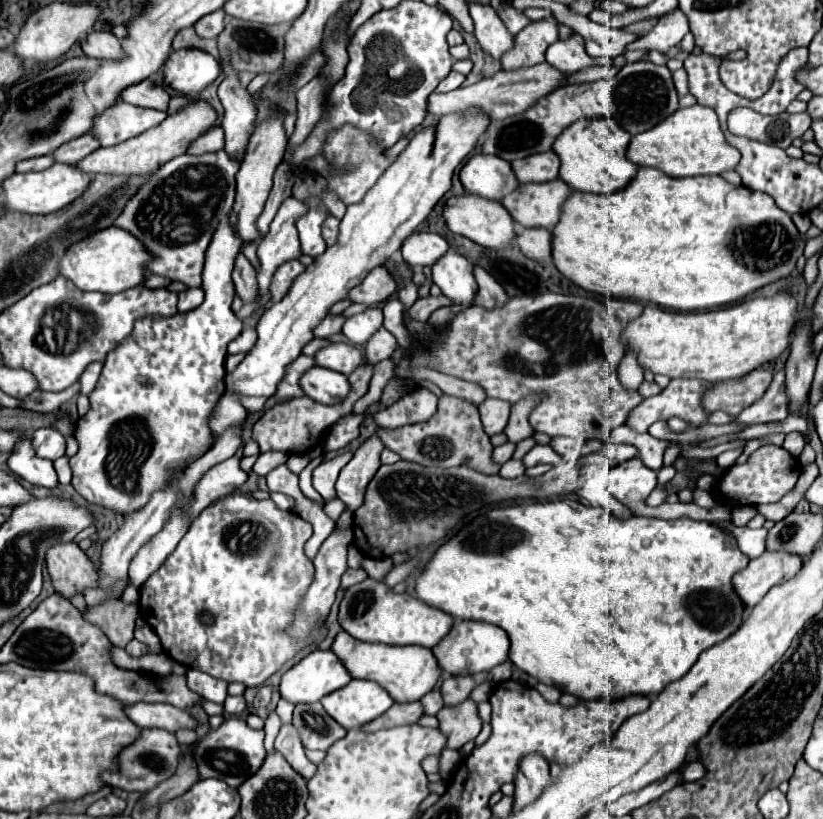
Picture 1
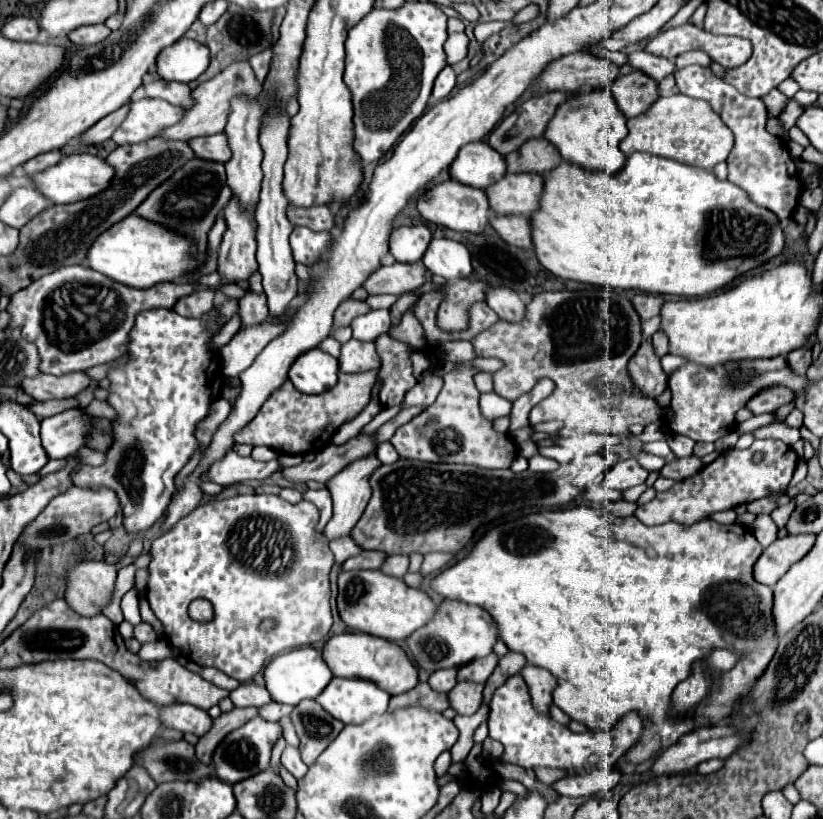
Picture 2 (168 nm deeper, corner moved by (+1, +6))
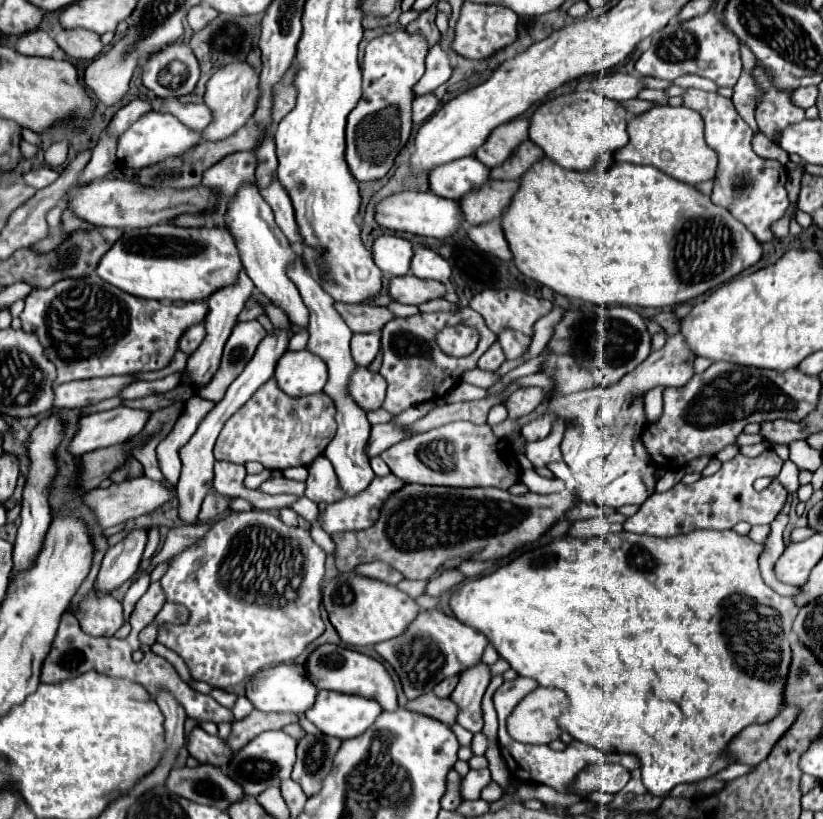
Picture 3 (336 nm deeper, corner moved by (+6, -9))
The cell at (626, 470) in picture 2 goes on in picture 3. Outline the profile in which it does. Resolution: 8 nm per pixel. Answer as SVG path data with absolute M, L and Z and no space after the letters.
M626 473L612 481L604 493L606 507L622 507L622 505L642 505L648 499L648 489L640 475Z

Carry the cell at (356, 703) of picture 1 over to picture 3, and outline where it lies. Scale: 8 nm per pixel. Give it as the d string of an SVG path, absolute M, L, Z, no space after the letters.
M318 691L314 707L304 715L324 735L352 739L362 735L380 713L382 707L374 699L338 691Z

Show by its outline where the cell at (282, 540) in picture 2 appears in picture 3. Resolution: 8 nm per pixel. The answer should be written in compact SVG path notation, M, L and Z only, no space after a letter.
M230 511L224 519L212 525L204 539L172 557L170 569L160 583L168 601L188 607L190 619L184 625L160 627L158 643L176 651L186 661L196 681L204 681L218 689L246 681L264 667L290 663L306 649L308 643L324 633L324 623L320 619L324 561L326 553L314 543L308 529L288 527L270 511Z

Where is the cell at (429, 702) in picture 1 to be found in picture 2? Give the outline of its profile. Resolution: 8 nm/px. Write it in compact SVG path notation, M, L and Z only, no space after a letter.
M451 668L451 670L437 670L437 672L433 672L433 674L429 676L429 686L431 686L435 692L447 694L447 692L457 684L455 674L457 674L455 668Z

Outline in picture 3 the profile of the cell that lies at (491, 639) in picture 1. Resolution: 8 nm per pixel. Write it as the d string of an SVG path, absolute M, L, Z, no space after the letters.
M428 609L420 611L420 615L414 619L414 623L408 625L408 631L404 631L404 635L378 643L374 651L394 667L396 675L400 677L404 695L412 701L424 693L430 693L446 677L460 675L464 669L476 665L486 645L488 639L478 629L460 623L456 617L446 615L438 609Z

